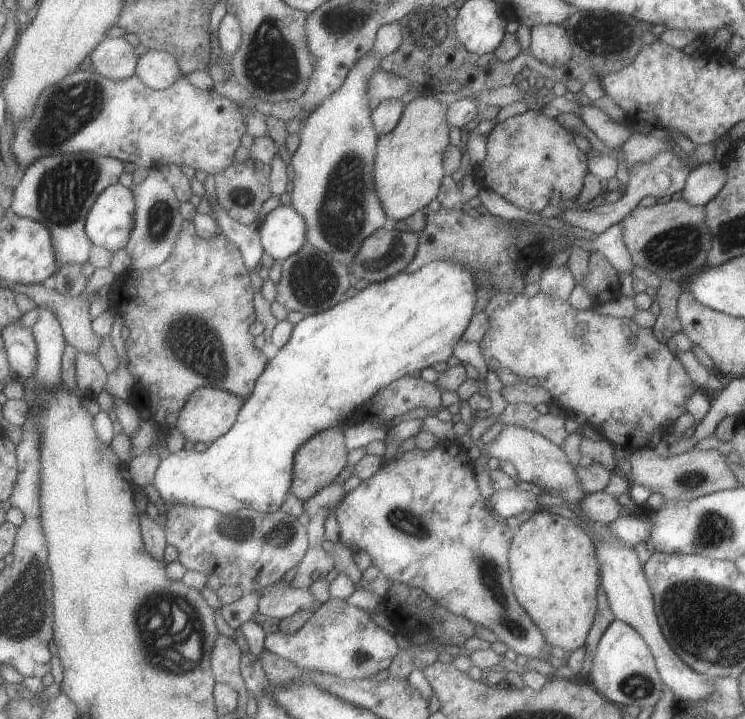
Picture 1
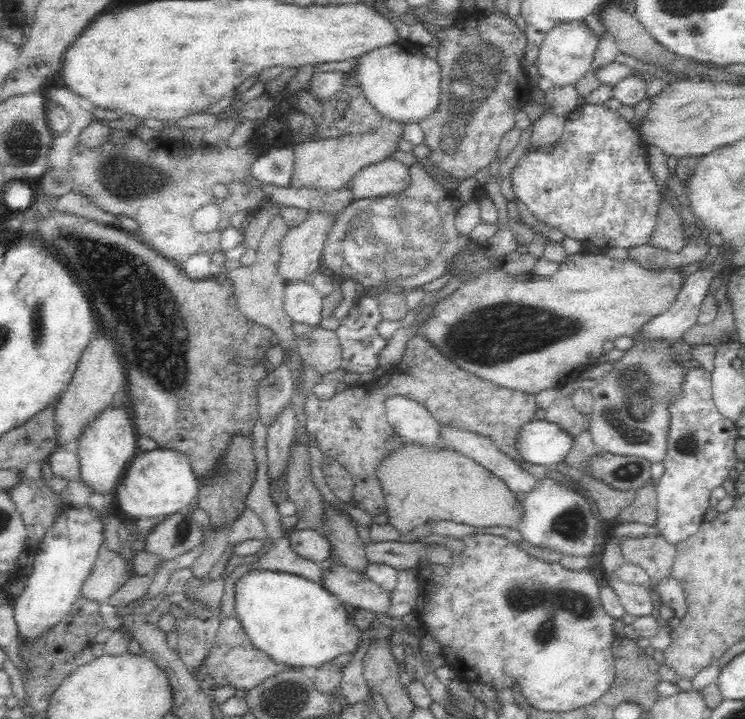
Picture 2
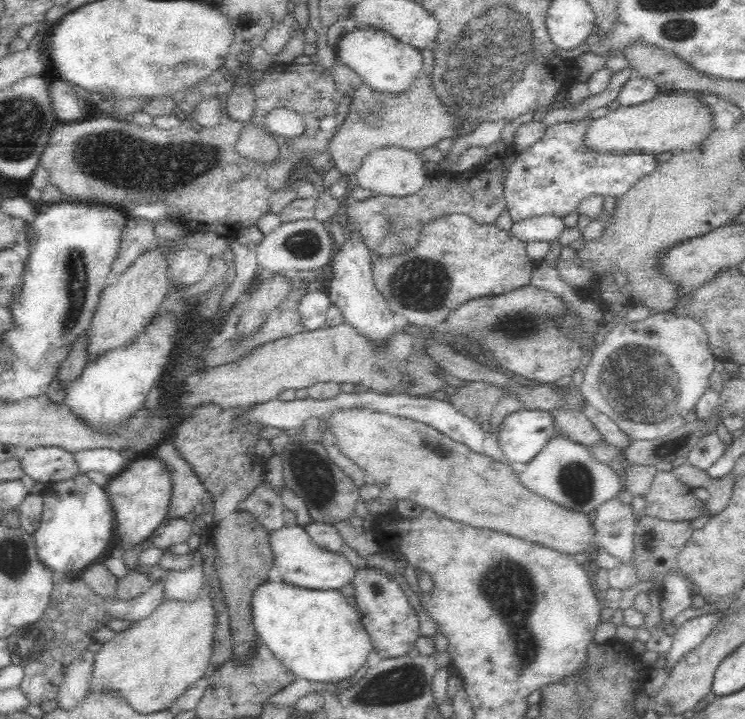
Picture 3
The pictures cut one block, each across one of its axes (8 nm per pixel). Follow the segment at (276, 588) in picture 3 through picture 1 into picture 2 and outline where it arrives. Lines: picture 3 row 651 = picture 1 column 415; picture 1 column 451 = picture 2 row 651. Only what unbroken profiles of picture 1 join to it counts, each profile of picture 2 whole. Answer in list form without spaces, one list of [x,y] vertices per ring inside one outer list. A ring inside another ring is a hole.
[[[272,570],[241,571],[234,586],[234,616],[240,622],[244,633],[251,643],[272,659],[282,664],[294,667],[317,667],[335,659],[339,654],[354,653],[359,642],[368,644],[372,638],[387,640],[392,631],[380,625],[378,630],[368,629],[360,634],[354,626],[354,619],[350,620],[341,600],[323,585],[310,582],[297,574]]]

